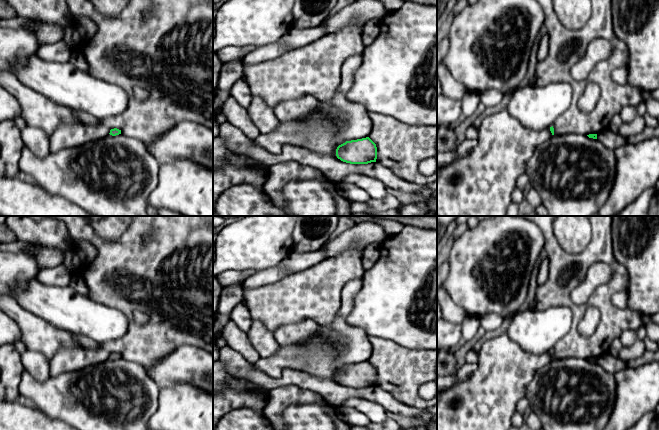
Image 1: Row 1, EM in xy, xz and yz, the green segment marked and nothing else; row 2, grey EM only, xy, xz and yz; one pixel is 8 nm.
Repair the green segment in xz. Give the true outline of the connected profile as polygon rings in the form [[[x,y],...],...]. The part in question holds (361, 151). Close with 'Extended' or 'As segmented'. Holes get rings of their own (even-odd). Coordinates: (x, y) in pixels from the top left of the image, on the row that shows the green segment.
[[[369,137],[346,141],[337,147],[336,156],[346,163],[368,164],[376,162],[377,147]]]. As segmented

